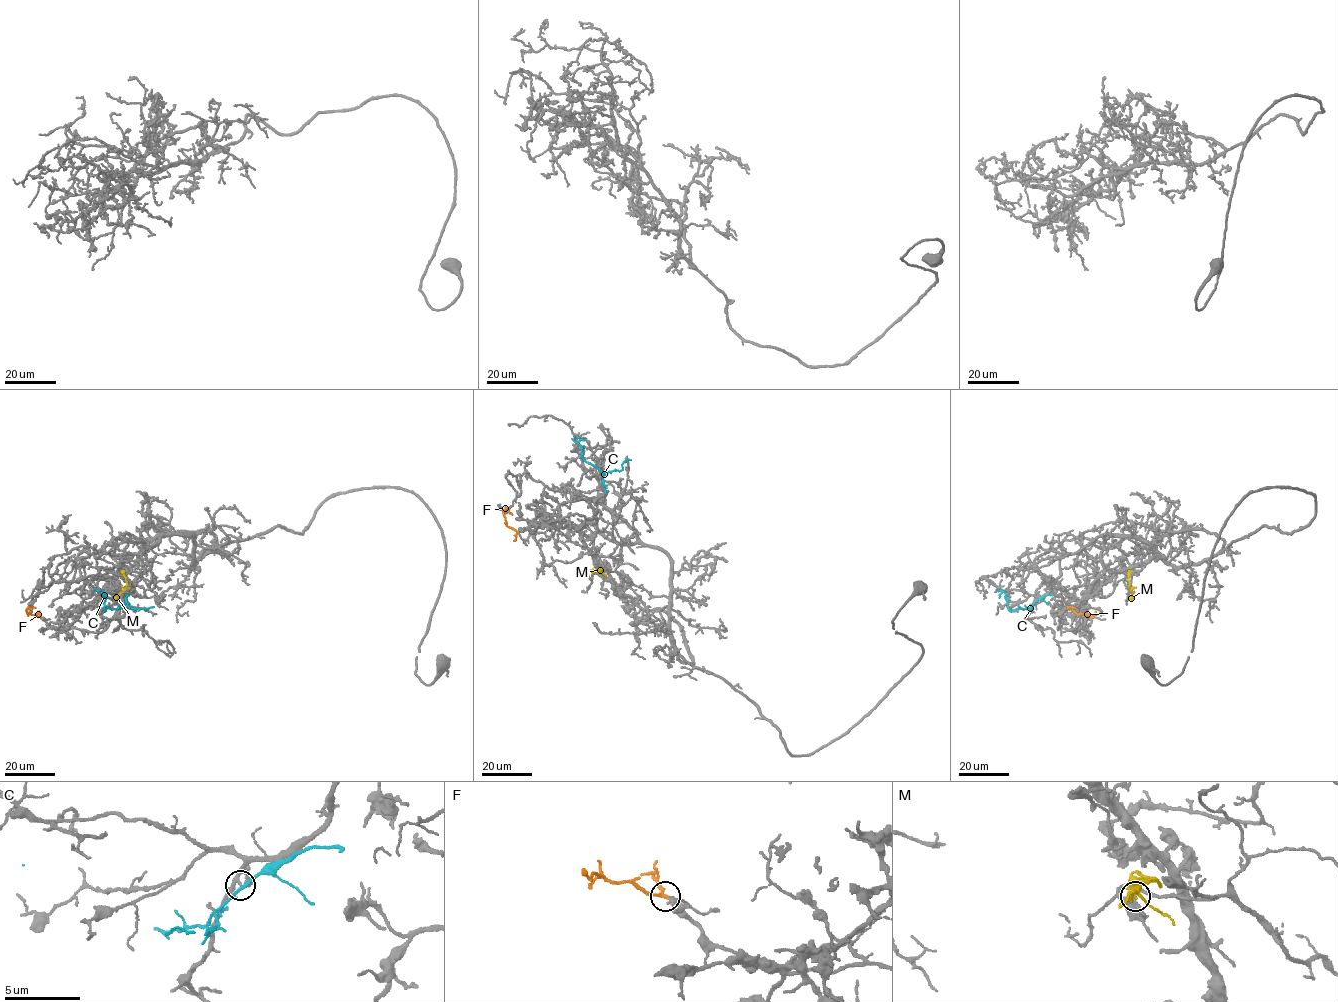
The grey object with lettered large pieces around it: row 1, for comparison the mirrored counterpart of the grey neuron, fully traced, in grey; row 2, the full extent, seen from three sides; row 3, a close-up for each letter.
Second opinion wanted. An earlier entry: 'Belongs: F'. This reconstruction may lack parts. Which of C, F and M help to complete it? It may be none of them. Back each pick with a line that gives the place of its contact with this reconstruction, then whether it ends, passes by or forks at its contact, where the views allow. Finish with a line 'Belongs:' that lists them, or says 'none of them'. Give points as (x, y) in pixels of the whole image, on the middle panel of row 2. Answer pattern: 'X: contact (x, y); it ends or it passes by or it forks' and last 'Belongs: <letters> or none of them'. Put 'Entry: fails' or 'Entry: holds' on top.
Entry: holds
F: contact (517, 531); it passes by
Belongs: F

